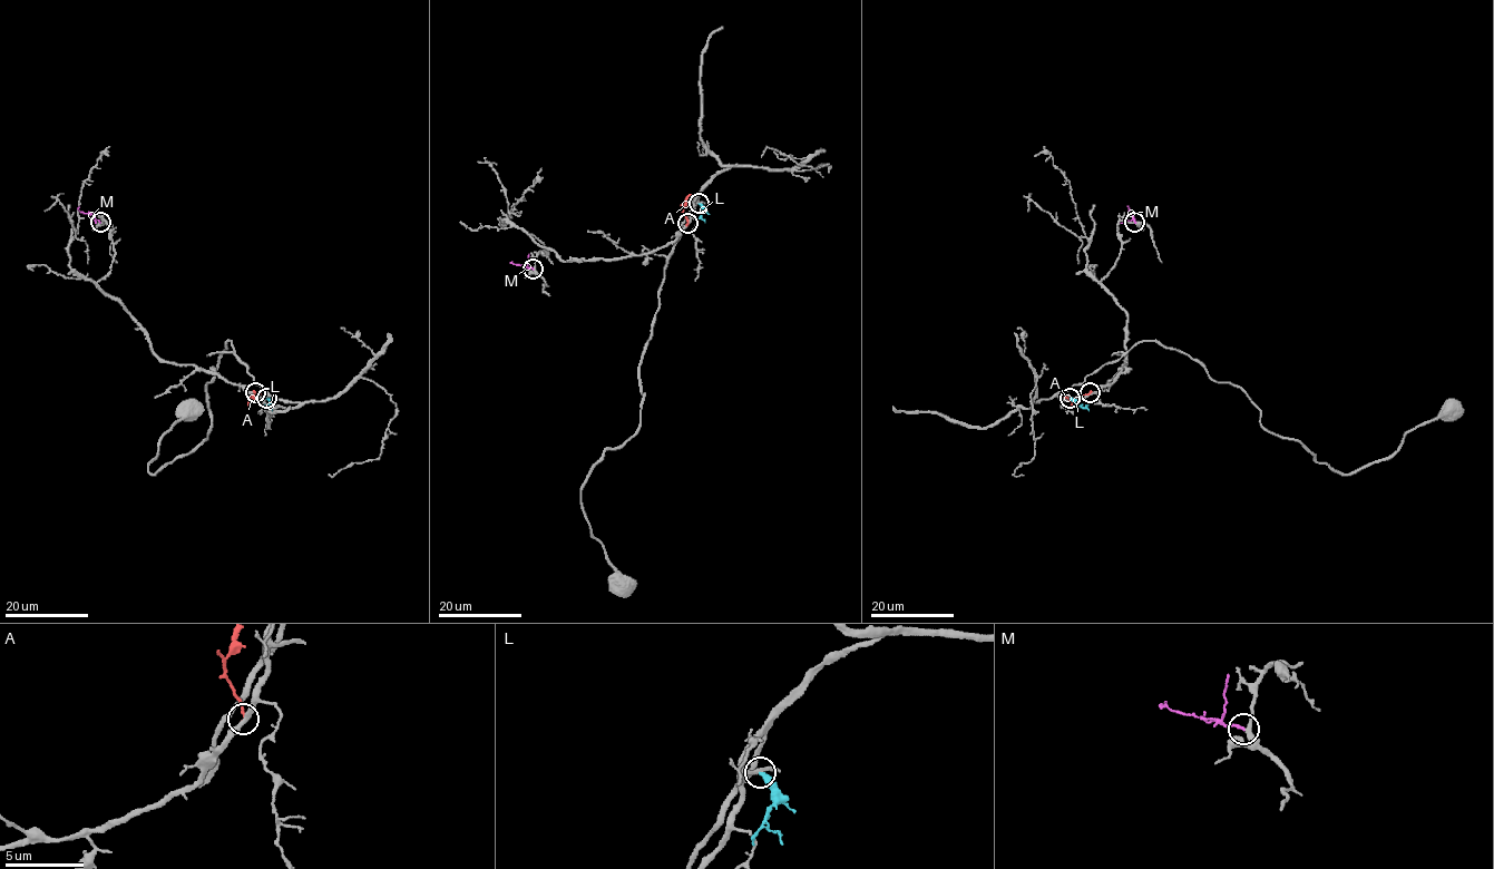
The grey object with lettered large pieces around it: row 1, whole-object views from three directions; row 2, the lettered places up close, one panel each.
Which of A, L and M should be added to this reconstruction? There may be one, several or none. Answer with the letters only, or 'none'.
M

